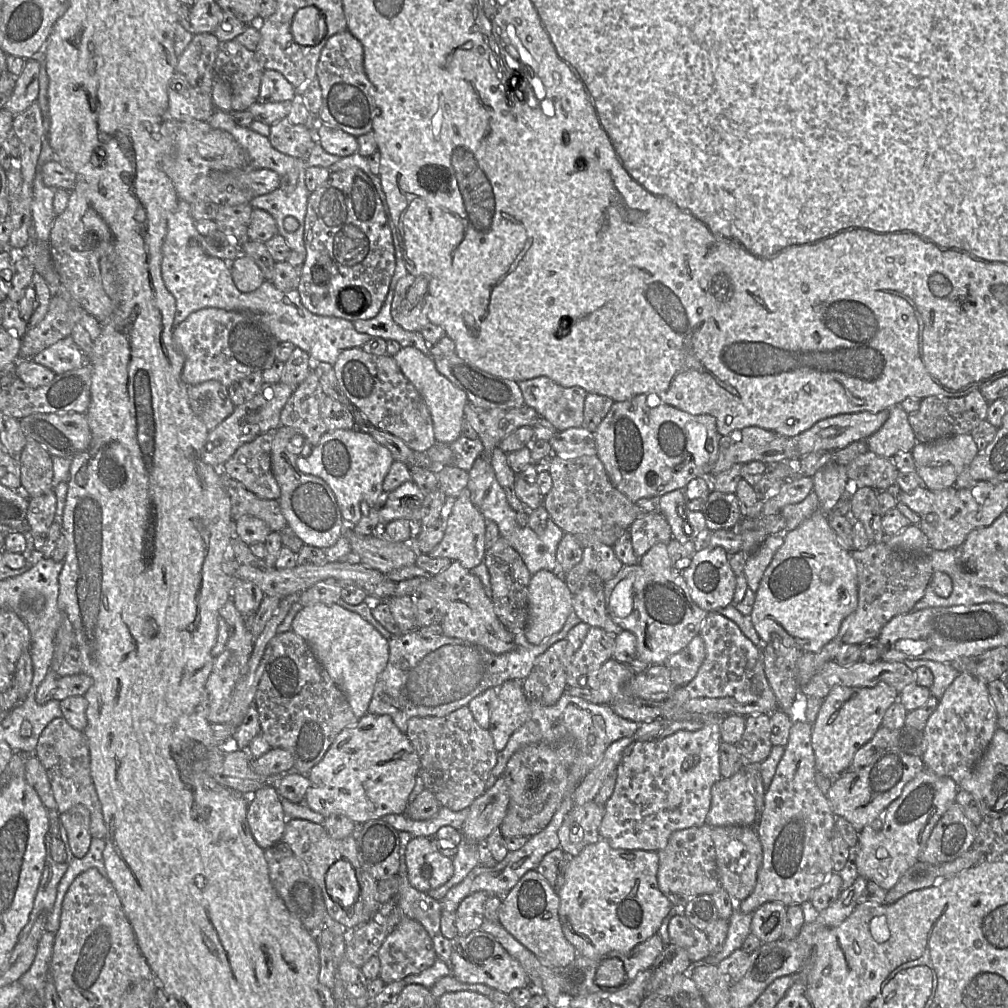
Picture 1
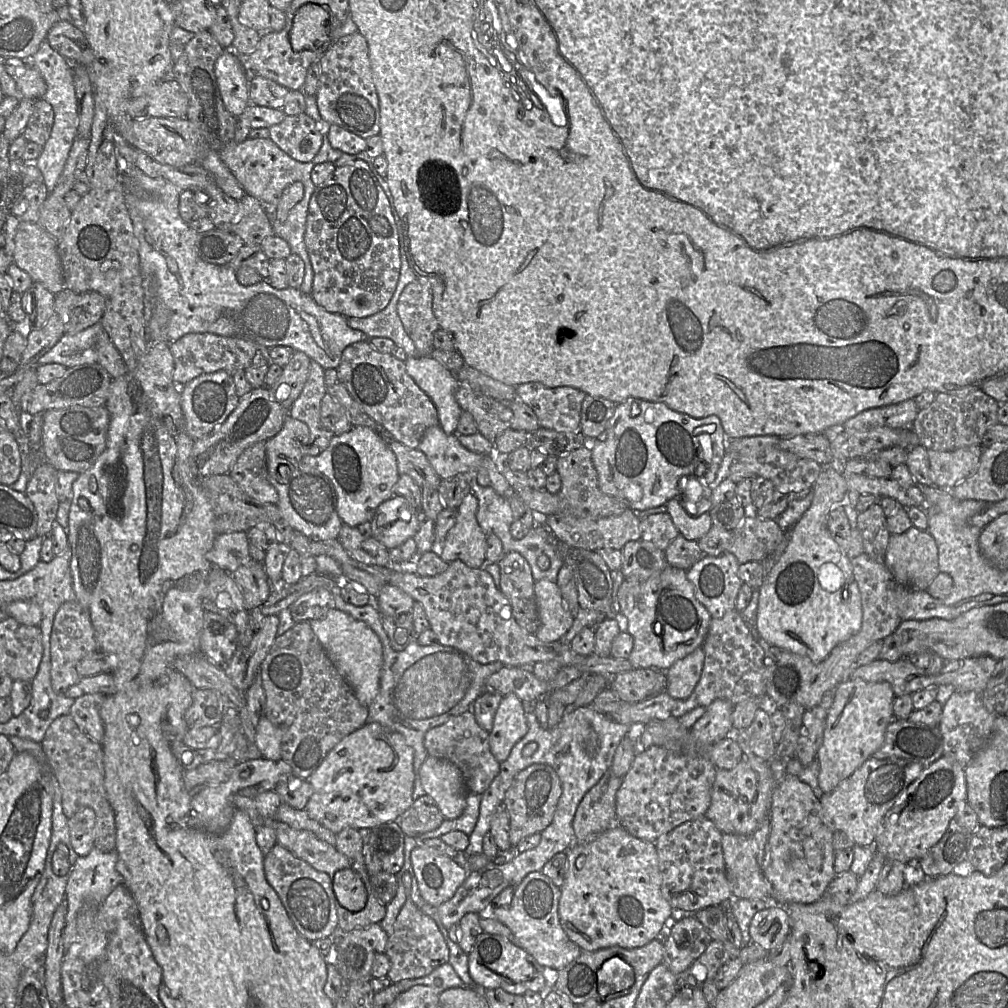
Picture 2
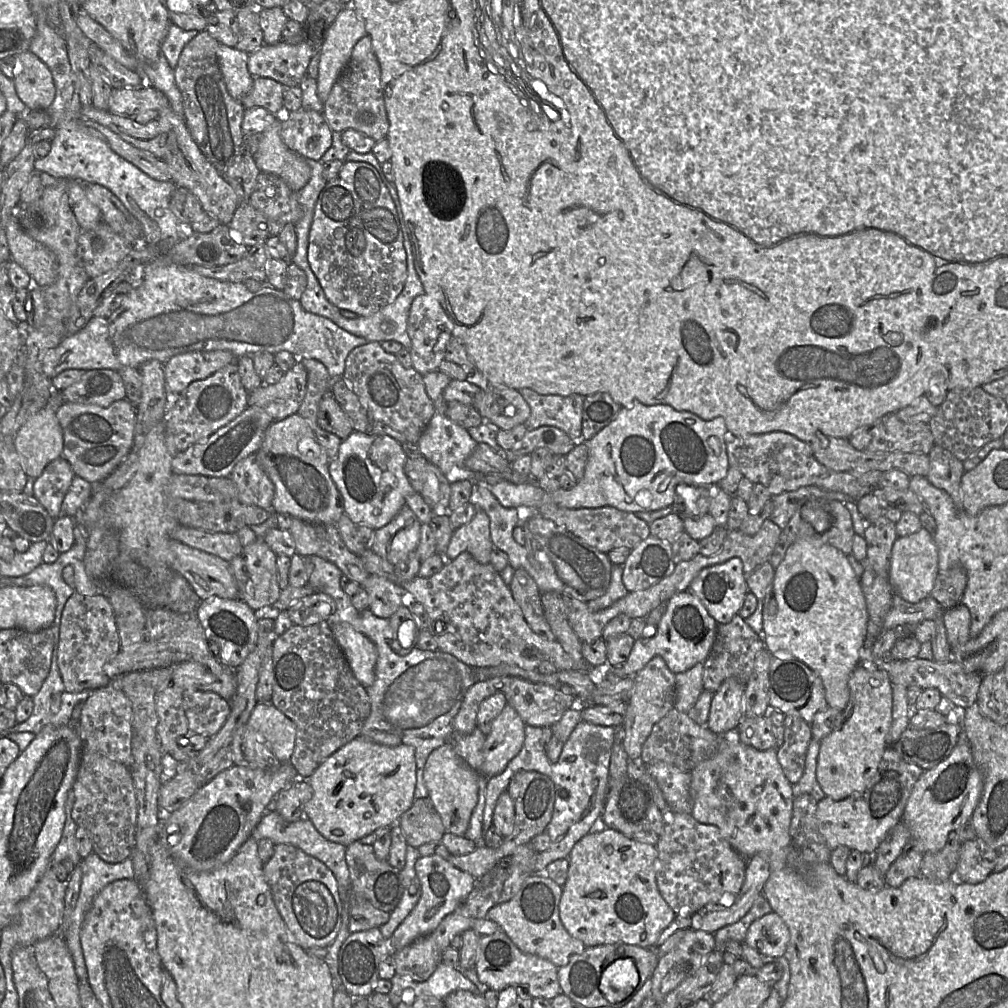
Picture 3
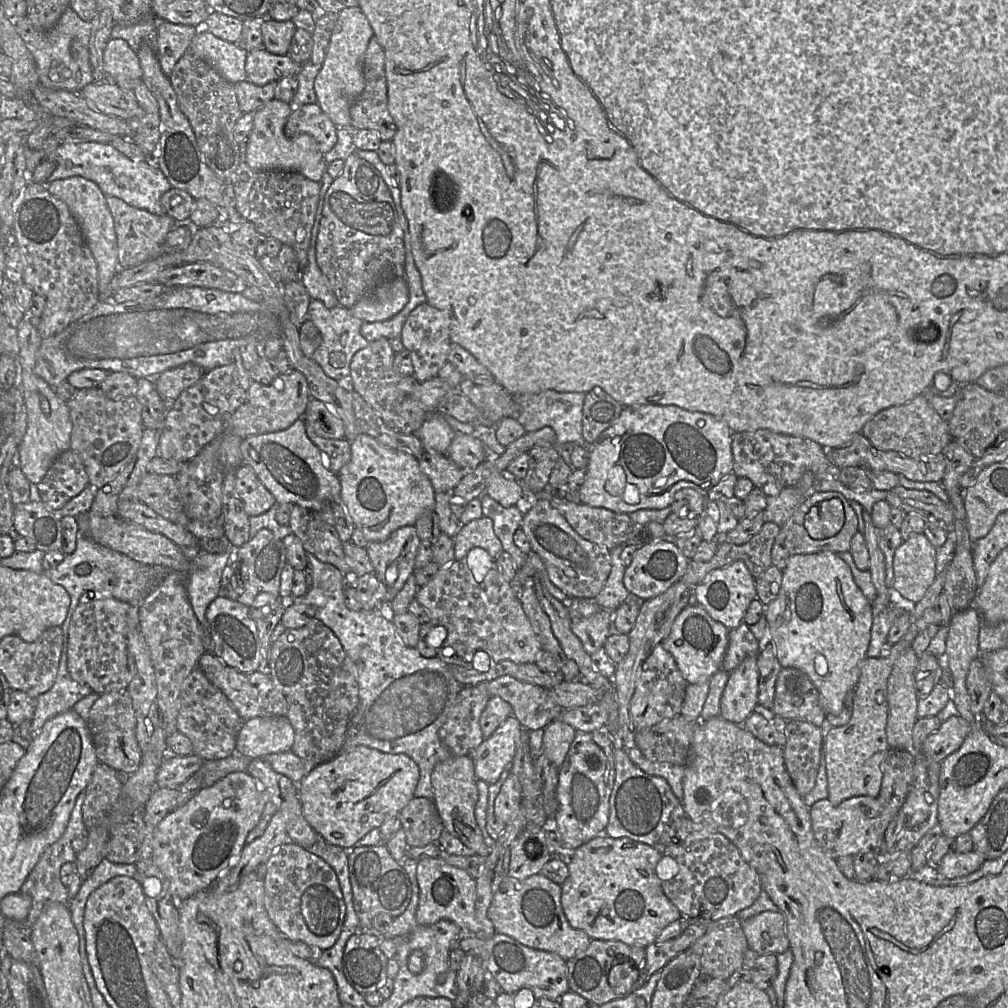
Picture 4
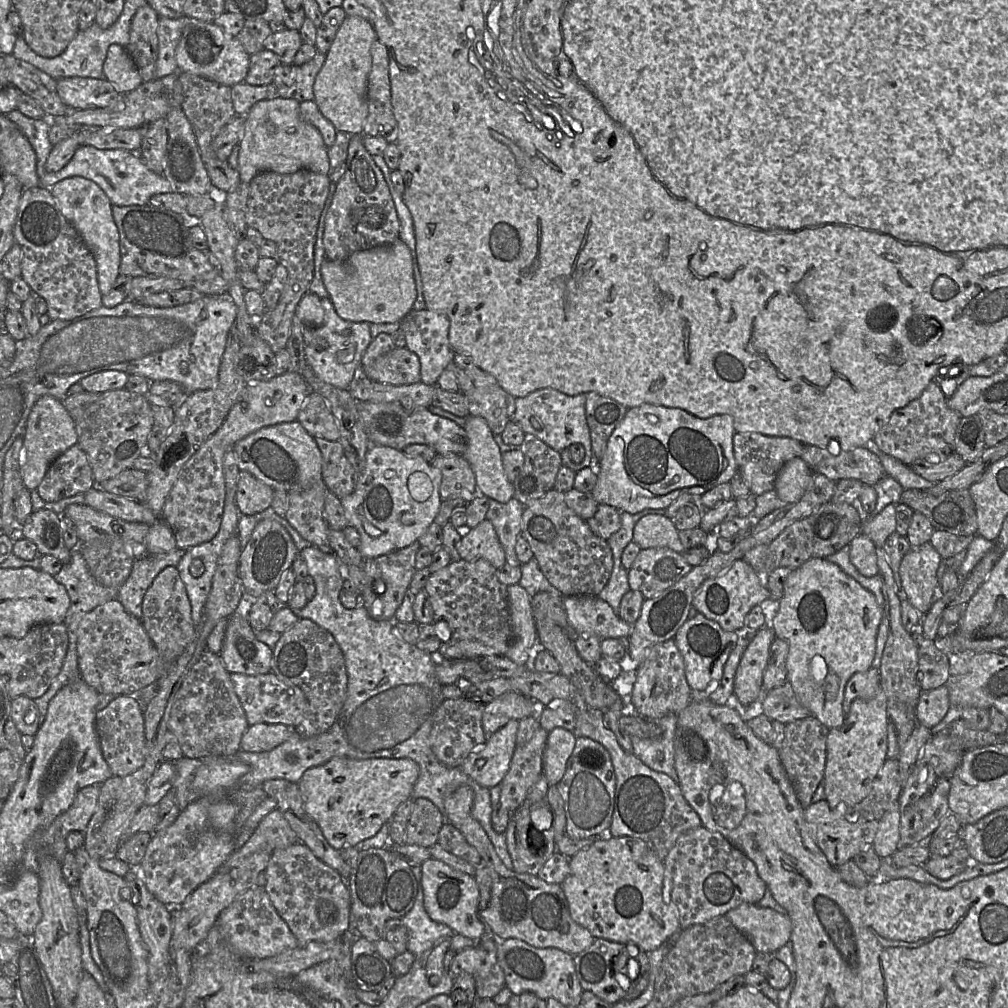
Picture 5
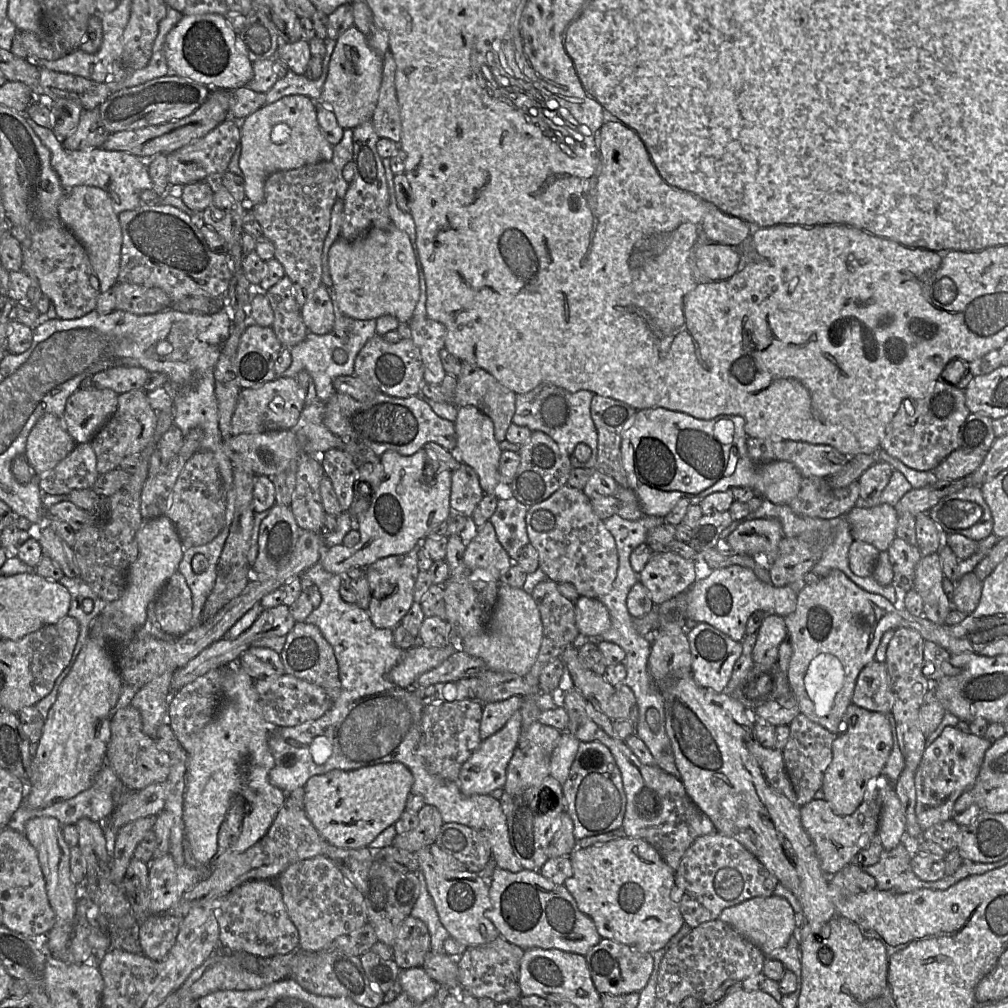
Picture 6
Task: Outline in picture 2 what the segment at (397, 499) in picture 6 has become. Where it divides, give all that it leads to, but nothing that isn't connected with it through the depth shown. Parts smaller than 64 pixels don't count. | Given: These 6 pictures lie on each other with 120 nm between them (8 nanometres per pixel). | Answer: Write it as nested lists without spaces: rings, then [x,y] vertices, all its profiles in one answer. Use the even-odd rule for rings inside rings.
[[[352,426],[341,435],[334,435],[329,446],[316,456],[304,455],[302,462],[325,475],[337,495],[337,512],[343,523],[357,527],[372,521],[377,507],[393,496],[393,486],[399,479],[395,453],[377,430]]]

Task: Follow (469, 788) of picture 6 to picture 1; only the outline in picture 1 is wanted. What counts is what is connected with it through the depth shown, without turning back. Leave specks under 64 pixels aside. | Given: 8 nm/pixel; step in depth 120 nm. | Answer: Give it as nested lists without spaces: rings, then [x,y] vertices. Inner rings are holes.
[[[505,681],[497,691],[488,730],[499,752],[505,748],[511,735],[528,720],[530,703],[520,681]]]

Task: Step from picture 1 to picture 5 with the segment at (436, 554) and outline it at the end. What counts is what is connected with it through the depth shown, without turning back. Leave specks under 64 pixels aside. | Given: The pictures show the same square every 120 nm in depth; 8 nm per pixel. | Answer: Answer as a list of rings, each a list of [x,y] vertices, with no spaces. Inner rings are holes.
[[[484,519],[462,537],[458,544],[458,553],[462,560],[476,561],[485,559],[496,569],[506,563],[504,549],[499,541],[493,524]]]

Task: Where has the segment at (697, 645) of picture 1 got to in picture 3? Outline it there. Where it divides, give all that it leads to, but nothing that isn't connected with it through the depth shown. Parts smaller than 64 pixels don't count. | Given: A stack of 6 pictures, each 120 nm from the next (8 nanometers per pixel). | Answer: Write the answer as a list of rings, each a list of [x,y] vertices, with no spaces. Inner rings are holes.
[[[697,663],[689,670],[675,674],[674,708],[688,713],[703,691],[703,663]]]

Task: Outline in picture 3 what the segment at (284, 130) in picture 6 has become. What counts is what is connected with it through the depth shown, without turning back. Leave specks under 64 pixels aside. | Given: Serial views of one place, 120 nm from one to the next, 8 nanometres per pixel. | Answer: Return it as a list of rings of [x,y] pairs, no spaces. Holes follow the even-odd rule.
[[[278,117],[260,134],[257,152],[253,155],[261,172],[279,176],[293,190],[302,189],[311,177],[311,168],[304,158],[289,149],[280,136]]]

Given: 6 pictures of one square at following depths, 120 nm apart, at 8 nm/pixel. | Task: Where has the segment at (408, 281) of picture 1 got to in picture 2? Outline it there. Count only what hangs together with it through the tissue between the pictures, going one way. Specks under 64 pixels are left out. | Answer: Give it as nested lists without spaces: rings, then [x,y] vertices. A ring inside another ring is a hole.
[[[418,280],[406,285],[397,303],[397,313],[418,355],[429,356],[434,350],[434,332],[440,329],[433,313],[429,289]]]

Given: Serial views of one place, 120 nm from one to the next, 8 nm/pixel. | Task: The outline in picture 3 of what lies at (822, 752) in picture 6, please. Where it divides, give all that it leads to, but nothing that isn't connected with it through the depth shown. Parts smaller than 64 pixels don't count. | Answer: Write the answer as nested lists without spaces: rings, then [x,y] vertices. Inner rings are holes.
[[[786,714],[784,718],[784,740],[776,747],[777,759],[781,768],[794,785],[804,772],[806,752],[812,740],[810,725],[801,717]]]

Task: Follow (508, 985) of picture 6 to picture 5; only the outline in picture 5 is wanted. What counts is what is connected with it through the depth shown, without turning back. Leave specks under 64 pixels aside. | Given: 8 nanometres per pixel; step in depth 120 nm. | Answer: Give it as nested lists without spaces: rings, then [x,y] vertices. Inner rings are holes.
[[[497,938],[480,942],[458,952],[450,965],[454,977],[470,974],[475,981],[475,990],[481,999],[493,999],[505,986],[505,975],[497,960]]]

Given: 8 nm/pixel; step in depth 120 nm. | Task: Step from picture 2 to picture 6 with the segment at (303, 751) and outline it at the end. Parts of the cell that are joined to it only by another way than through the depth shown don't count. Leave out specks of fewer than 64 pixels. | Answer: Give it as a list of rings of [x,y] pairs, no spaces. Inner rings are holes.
[[[296,622],[285,637],[286,641],[280,652],[285,674],[322,687],[332,702],[335,702],[341,693],[338,663],[332,646],[320,630],[313,624]]]

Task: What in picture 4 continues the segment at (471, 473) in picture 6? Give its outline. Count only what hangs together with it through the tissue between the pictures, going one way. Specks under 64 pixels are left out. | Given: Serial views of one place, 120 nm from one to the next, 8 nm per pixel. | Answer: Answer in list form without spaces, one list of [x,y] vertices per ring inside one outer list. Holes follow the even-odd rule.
[[[424,451],[417,460],[436,493],[452,491],[464,475],[464,471],[447,455]]]

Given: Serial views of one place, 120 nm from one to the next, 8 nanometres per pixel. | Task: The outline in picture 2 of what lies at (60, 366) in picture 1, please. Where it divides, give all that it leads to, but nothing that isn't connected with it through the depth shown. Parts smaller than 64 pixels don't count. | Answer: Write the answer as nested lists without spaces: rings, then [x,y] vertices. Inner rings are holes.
[[[100,322],[75,334],[65,334],[47,353],[39,359],[39,365],[57,363],[71,368],[82,364],[91,364],[97,362],[97,352],[95,344],[97,337],[104,332]]]

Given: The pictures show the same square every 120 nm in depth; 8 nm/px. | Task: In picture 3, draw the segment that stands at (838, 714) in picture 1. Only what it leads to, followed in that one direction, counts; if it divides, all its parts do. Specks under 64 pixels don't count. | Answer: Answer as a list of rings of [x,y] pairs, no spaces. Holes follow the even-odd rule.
[[[860,663],[848,680],[848,688],[849,701],[839,714],[839,724],[820,741],[816,767],[822,791],[835,801],[862,792],[875,776],[891,725],[892,683],[885,670]]]

